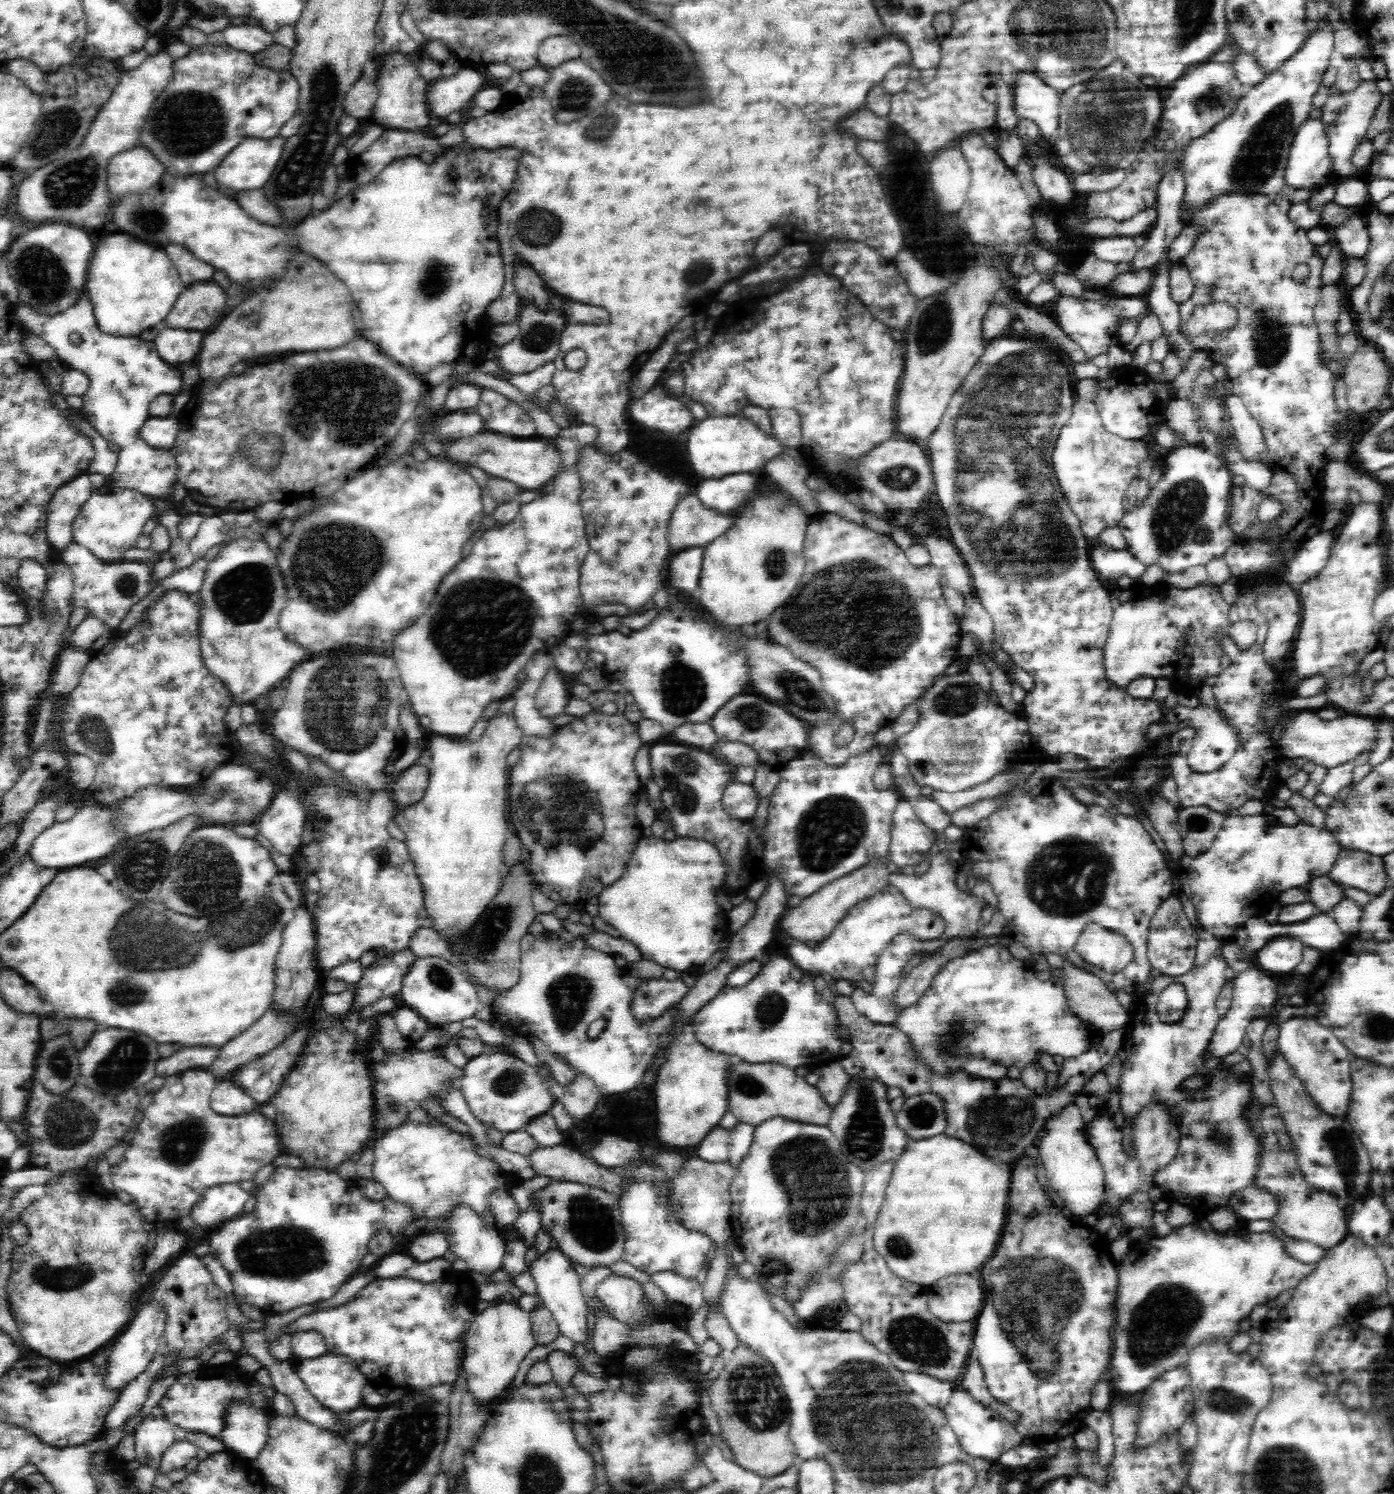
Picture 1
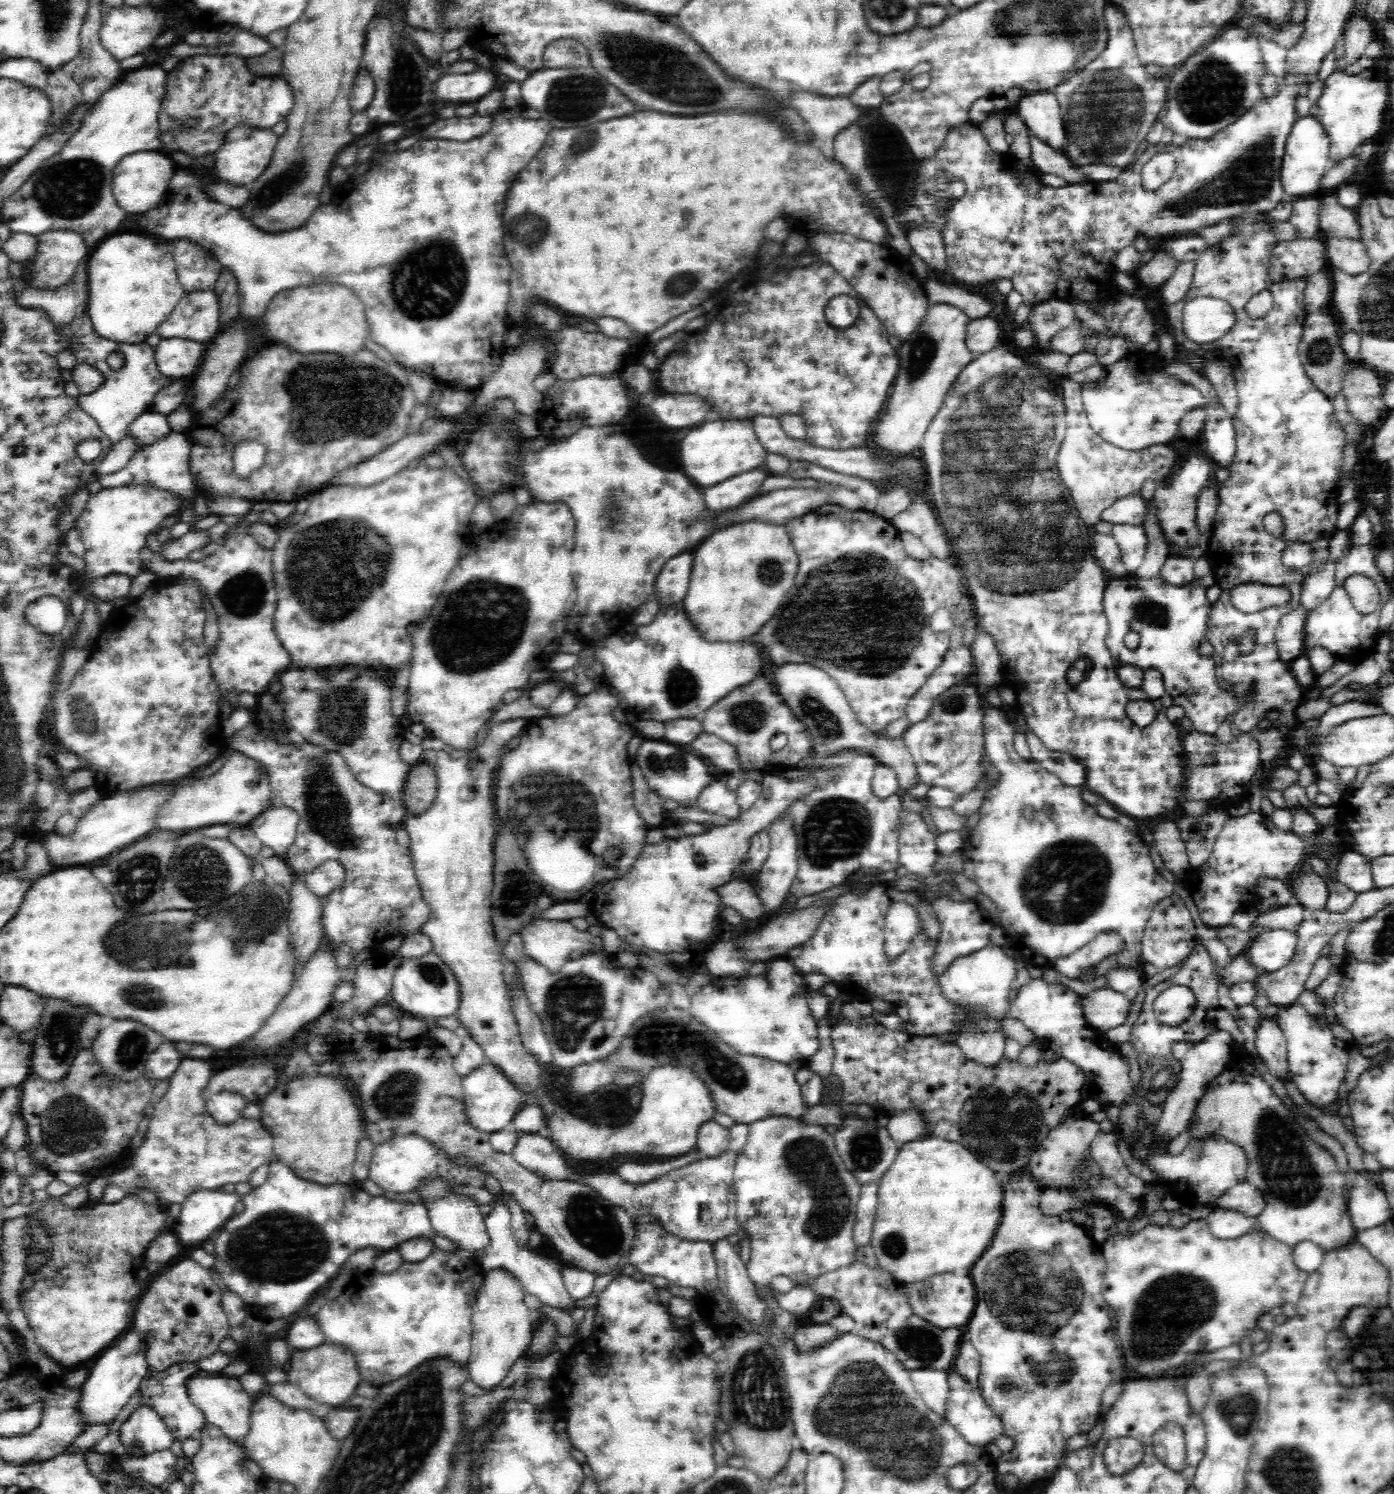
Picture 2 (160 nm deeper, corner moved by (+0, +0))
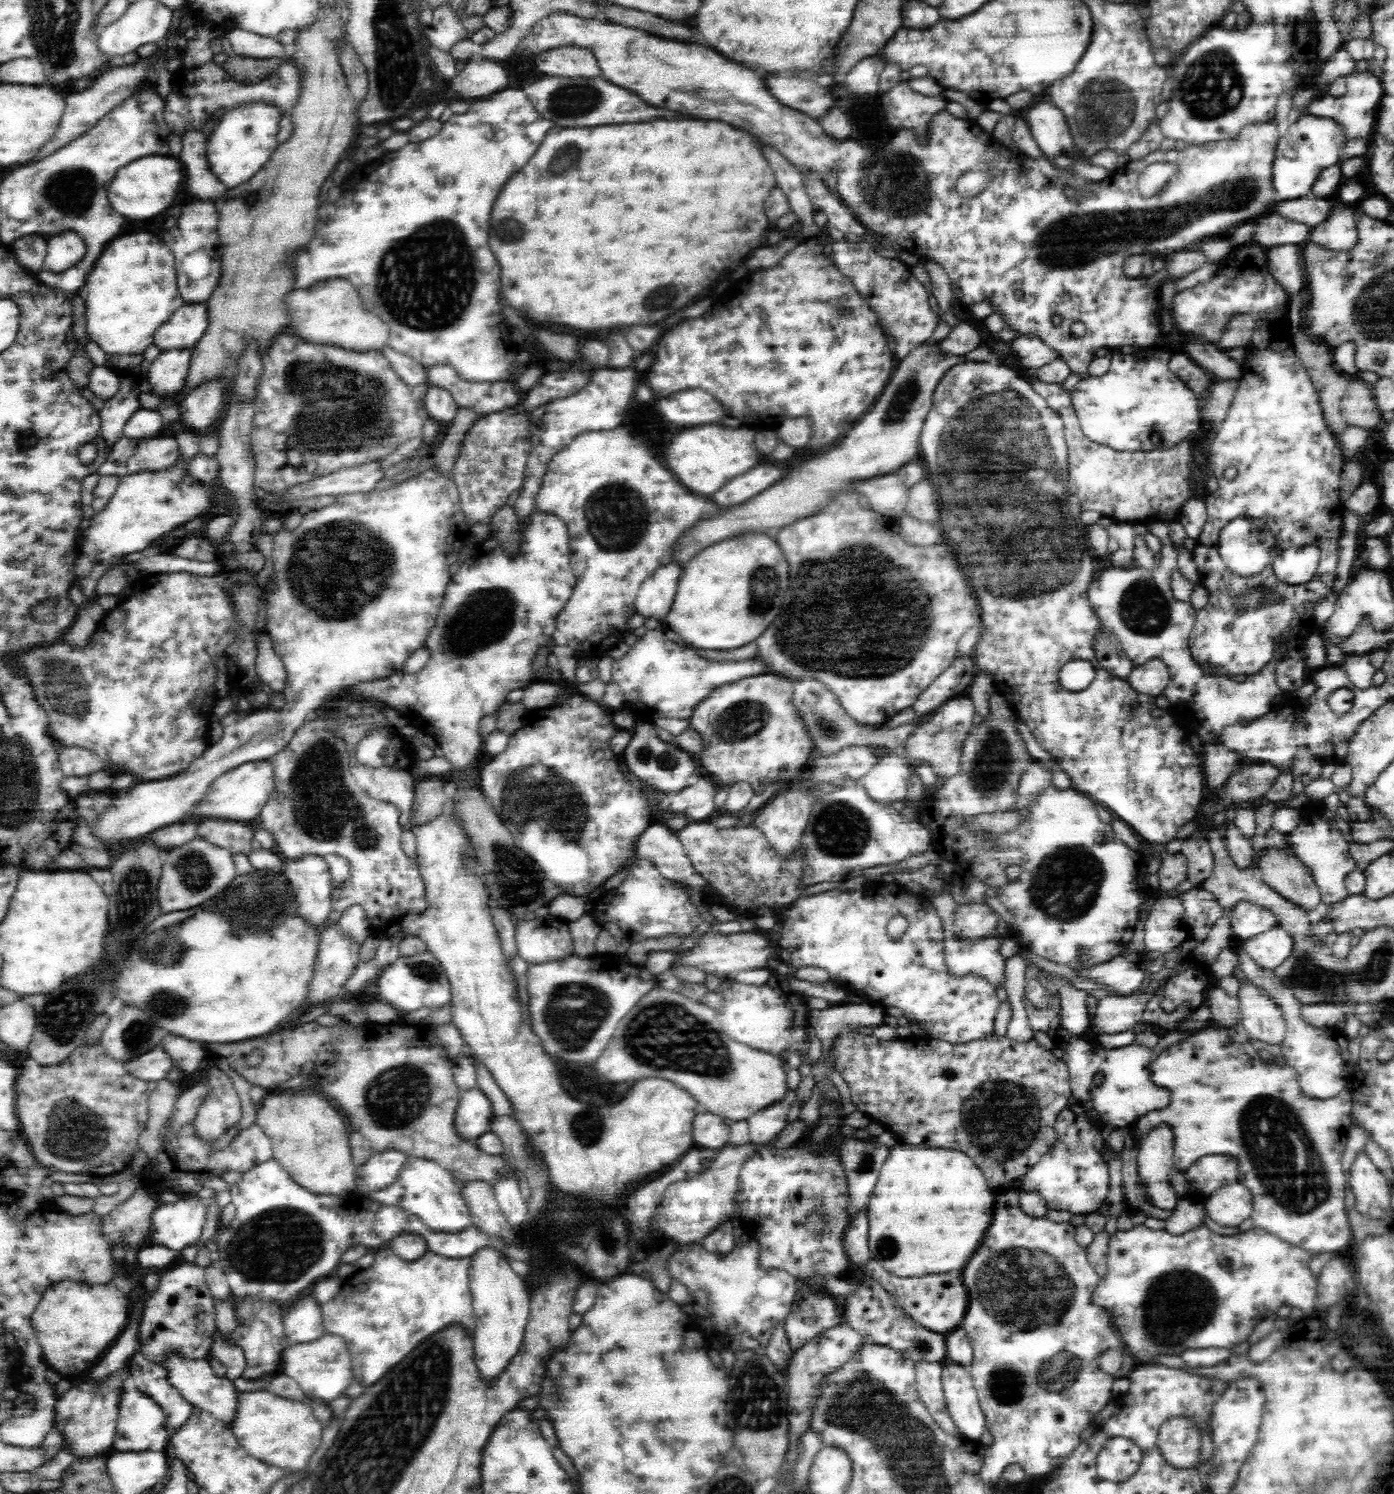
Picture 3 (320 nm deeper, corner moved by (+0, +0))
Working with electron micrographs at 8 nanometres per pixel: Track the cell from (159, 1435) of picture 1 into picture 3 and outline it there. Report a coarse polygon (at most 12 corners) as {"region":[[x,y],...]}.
{"region":[[132,1382],[118,1402],[112,1450],[162,1452],[166,1413]]}

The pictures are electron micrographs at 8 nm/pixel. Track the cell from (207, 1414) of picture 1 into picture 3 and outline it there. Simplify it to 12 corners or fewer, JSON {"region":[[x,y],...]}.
{"region":[[139,1350],[131,1356],[132,1384],[166,1413],[170,1434],[192,1405],[170,1385],[166,1369]]}

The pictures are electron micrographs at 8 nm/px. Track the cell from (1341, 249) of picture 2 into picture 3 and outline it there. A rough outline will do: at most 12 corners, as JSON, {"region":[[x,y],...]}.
{"region":[[1334,200],[1308,240],[1332,251],[1357,242],[1355,206]]}

